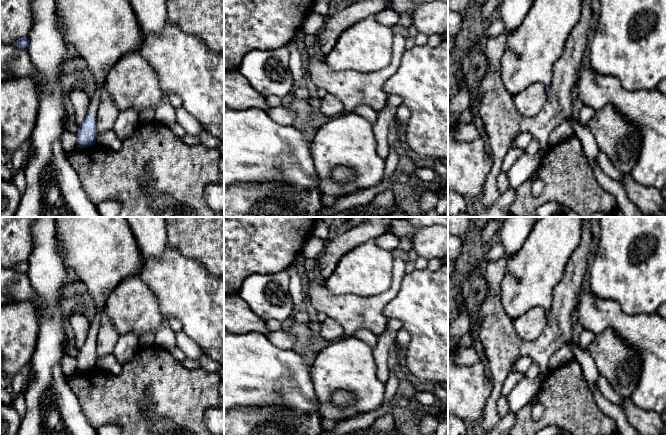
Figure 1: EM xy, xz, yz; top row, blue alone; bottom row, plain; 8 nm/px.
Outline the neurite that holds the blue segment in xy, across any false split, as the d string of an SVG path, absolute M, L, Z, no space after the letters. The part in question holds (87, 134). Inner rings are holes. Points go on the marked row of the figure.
M56 0L56 3L58 22L65 33L65 40L67 43L75 46L79 54L79 59L86 61L92 73L92 78L95 81L94 93L90 96L89 109L76 133L78 138L77 147L86 148L92 146L97 139L96 114L106 77L123 56L128 53L140 51L145 37L129 0Z

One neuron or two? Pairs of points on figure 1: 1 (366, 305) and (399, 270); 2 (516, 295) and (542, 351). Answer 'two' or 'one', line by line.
1: one
2: two

